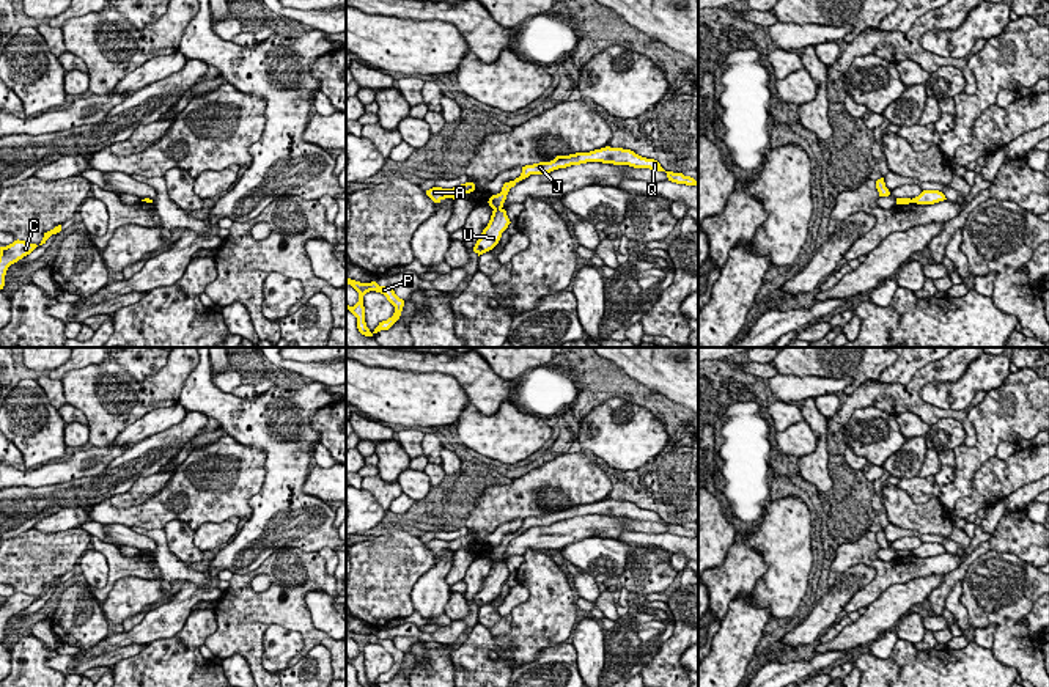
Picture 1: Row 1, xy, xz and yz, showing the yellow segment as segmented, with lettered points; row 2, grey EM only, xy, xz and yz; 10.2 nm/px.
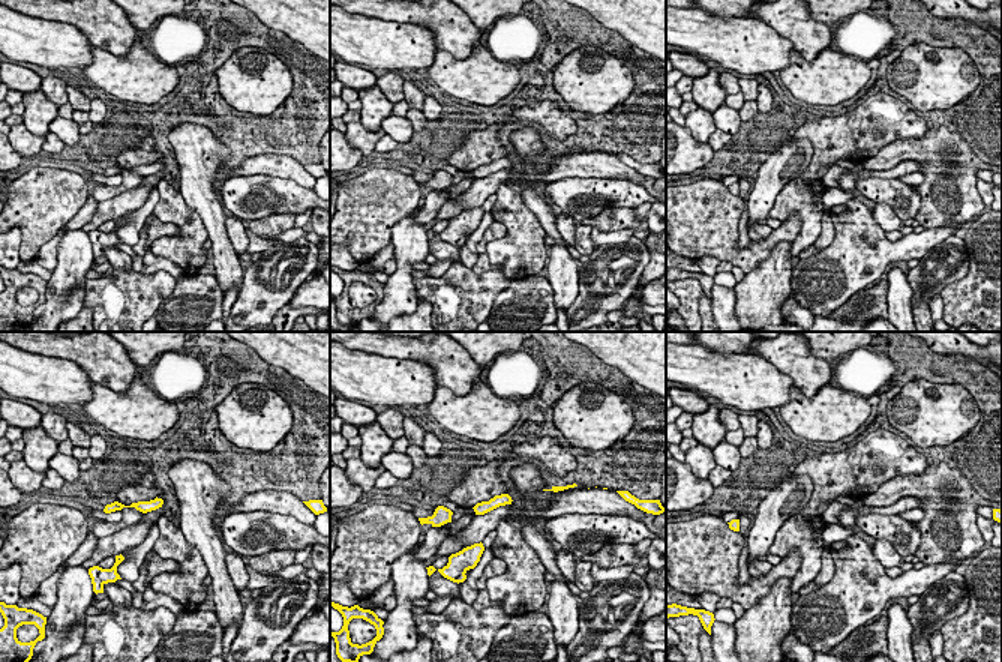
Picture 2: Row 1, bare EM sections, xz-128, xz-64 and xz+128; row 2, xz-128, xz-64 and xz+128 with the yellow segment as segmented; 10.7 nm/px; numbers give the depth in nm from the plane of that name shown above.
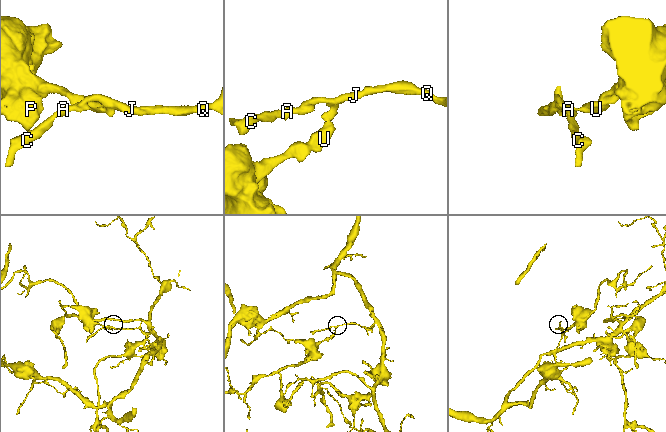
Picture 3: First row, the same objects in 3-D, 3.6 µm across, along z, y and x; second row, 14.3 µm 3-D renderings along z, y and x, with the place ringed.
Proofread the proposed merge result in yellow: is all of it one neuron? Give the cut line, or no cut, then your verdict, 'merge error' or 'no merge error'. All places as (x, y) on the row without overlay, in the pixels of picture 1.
xz (494, 560), (500, 562) | merge error

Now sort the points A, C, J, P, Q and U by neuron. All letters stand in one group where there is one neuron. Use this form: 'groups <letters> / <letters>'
groups A C J Q / P U

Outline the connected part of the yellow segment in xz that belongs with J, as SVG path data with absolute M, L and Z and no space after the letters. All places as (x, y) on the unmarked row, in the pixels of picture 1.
M605 498L601 501L590 503L590 505L557 508L550 514L539 514L539 516L533 516L533 517L525 517L525 519L522 519L521 528L516 530L514 533L505 535L502 539L502 544L497 547L492 547L488 555L492 561L502 561L510 541L514 539L519 533L528 530L530 527L543 527L543 525L547 527L547 525L558 522L558 520L566 520L571 517L580 517L580 516L587 516L587 514L629 517L634 520L650 520L650 522L665 524L661 519L661 516L654 511L642 509L631 501Z

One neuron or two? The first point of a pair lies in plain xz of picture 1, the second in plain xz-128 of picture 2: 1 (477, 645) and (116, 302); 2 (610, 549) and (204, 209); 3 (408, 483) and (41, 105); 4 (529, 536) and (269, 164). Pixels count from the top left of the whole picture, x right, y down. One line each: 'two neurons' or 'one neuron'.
1: one neuron
2: two neurons
3: two neurons
4: one neuron

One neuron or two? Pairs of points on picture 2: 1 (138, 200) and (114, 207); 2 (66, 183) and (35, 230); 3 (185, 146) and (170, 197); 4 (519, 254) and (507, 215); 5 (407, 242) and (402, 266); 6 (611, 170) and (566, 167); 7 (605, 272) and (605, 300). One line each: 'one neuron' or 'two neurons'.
1: one neuron
2: one neuron
3: two neurons
4: one neuron
5: one neuron
6: one neuron
7: one neuron

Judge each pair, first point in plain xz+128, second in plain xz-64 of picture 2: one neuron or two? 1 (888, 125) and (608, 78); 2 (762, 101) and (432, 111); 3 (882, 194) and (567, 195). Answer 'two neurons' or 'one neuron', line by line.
1: two neurons
2: one neuron
3: one neuron

